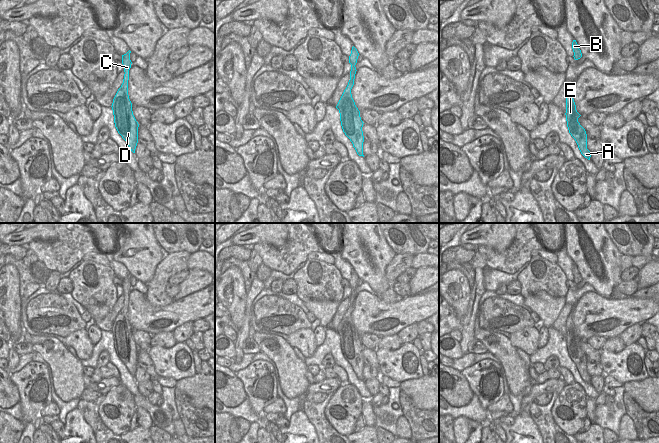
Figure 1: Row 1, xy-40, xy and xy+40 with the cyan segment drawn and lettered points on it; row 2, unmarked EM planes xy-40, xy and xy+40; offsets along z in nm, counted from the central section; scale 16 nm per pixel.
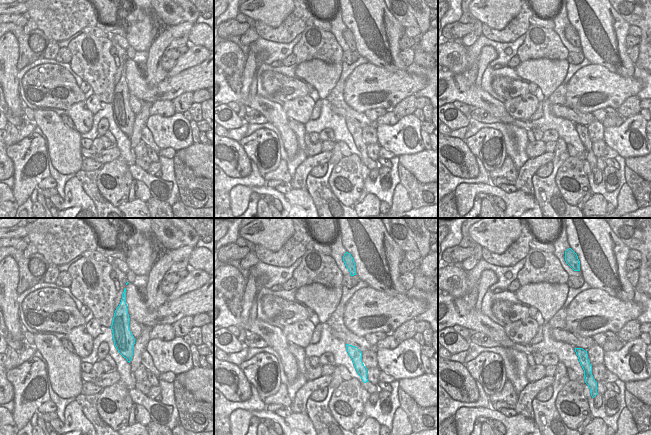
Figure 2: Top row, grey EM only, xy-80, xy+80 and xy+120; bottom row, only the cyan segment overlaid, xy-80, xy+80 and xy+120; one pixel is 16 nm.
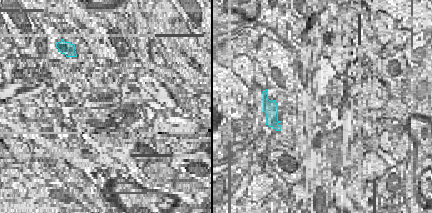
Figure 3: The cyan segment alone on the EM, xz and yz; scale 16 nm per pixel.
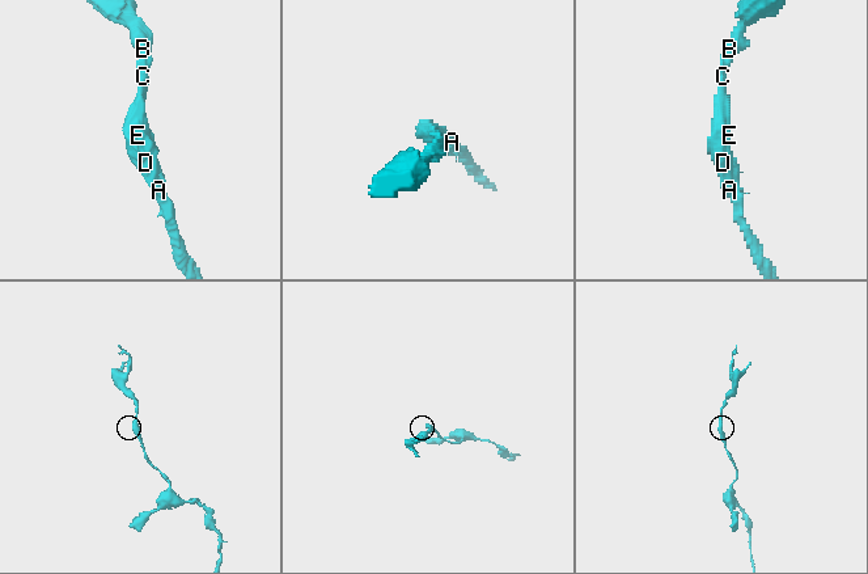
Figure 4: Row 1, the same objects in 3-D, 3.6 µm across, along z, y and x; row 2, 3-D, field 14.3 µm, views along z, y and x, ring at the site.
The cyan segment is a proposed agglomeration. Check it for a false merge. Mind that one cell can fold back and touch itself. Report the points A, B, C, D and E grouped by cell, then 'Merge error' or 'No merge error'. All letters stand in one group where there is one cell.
Groups: A B C D E. No merge error

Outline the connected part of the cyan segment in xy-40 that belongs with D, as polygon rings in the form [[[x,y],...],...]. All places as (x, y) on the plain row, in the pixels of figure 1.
[[[129,274],[126,278],[122,279],[122,288],[124,289],[124,303],[121,311],[118,313],[112,327],[112,334],[114,339],[114,347],[118,357],[126,365],[129,372],[133,377],[138,367],[138,351],[133,335],[132,327],[128,319],[128,304],[129,294],[131,292]]]

